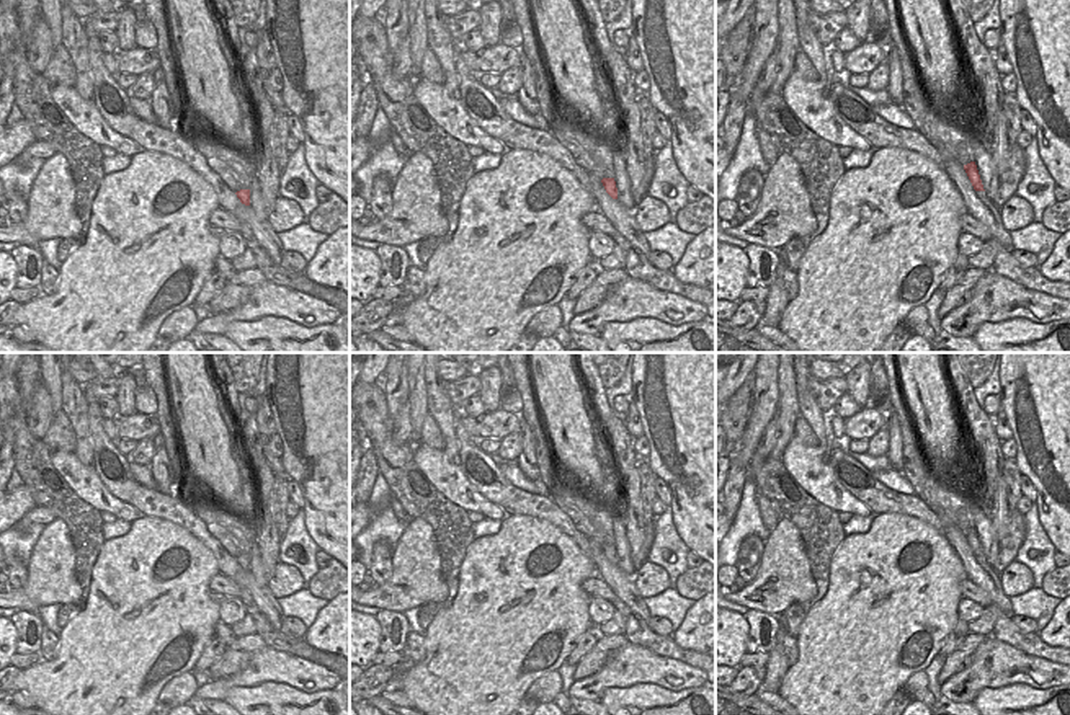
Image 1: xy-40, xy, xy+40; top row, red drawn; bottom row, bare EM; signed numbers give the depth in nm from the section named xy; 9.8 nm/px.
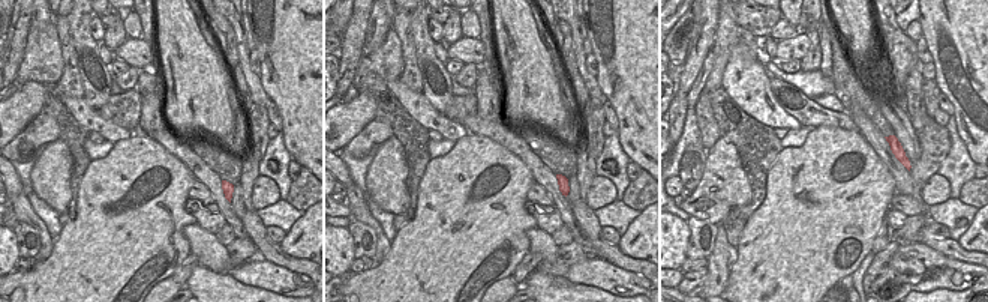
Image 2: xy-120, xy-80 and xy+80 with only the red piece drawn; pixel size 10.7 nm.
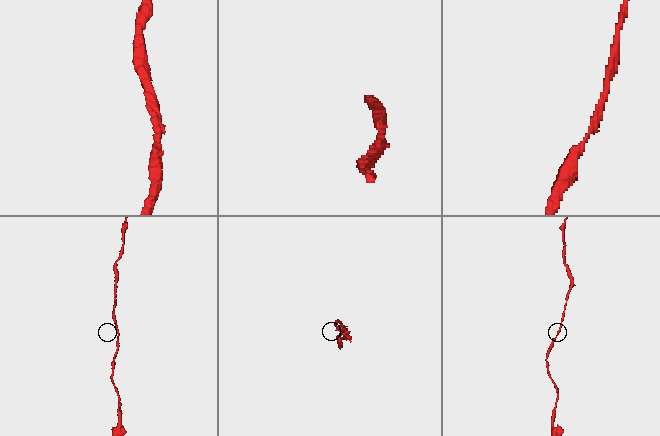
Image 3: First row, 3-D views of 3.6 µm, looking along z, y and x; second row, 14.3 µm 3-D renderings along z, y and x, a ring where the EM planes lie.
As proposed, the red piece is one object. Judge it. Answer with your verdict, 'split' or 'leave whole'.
leave whole

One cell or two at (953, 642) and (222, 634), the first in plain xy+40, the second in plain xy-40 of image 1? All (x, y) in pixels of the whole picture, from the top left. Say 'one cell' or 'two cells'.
two cells

